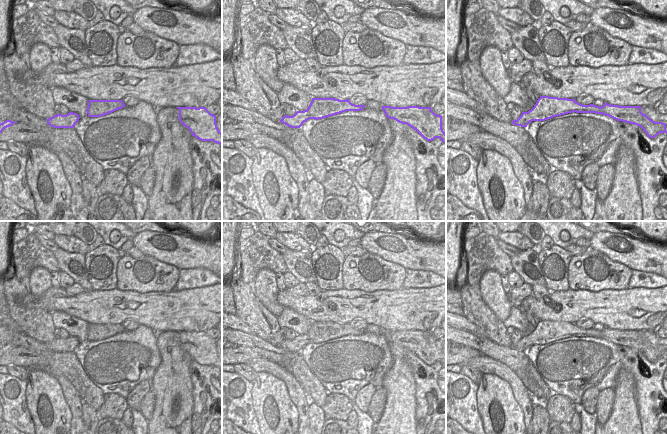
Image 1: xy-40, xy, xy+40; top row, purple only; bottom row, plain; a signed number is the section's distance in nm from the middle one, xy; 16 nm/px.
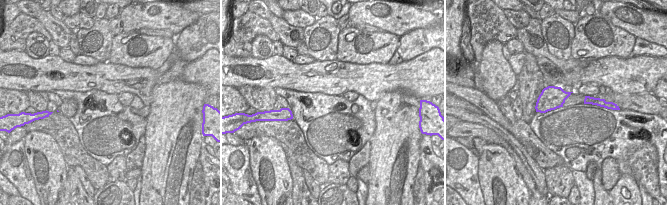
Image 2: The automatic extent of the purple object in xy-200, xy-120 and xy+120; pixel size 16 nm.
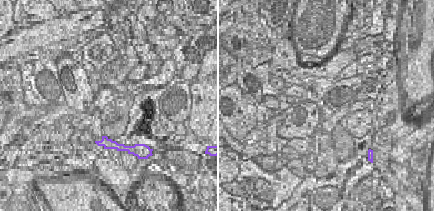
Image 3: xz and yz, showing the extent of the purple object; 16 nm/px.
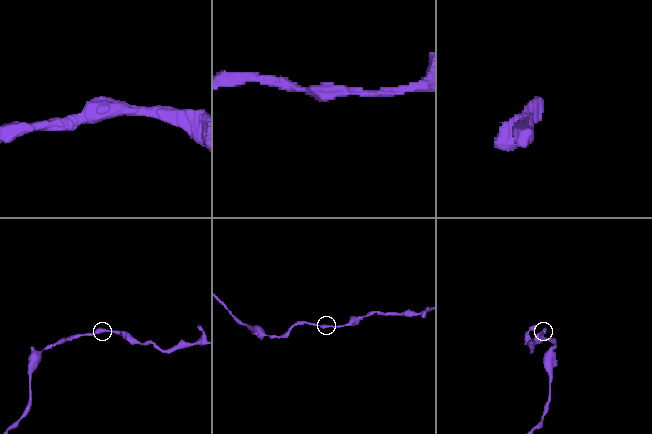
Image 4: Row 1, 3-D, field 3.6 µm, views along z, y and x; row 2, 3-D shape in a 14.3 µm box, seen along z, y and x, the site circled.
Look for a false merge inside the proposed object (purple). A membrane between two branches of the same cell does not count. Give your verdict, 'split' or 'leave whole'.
leave whole

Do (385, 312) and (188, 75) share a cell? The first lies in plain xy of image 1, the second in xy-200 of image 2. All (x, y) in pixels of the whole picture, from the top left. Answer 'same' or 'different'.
same

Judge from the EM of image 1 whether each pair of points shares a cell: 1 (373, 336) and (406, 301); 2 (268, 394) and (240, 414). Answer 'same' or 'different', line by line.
1: different
2: different

